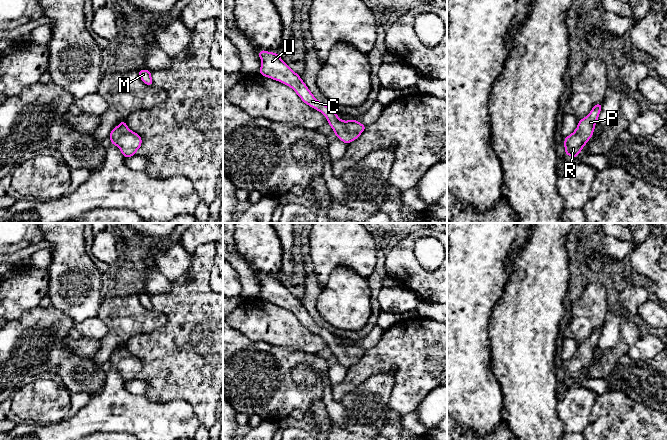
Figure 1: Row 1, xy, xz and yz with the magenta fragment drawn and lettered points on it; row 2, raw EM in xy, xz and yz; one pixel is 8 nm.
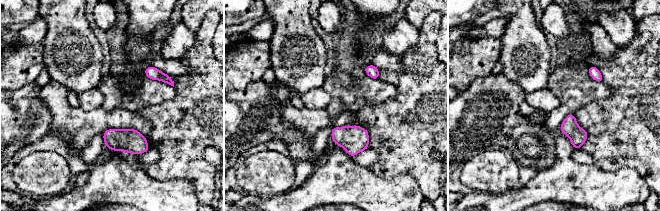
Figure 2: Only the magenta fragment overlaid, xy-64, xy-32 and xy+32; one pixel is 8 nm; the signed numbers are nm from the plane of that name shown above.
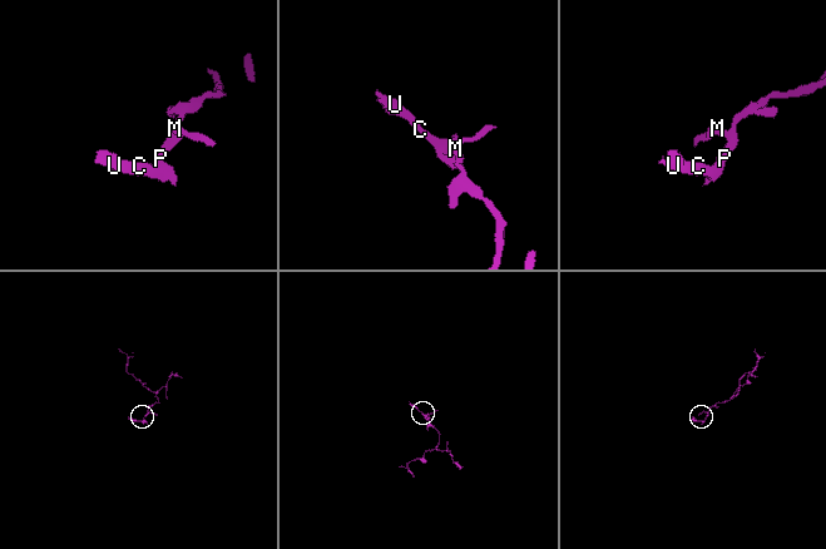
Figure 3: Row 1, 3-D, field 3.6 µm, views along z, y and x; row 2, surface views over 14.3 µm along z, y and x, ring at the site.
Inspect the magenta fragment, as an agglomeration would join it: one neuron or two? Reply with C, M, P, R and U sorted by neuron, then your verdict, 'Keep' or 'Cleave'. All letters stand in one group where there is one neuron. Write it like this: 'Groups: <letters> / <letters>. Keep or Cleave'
Groups: C M P R U. Keep

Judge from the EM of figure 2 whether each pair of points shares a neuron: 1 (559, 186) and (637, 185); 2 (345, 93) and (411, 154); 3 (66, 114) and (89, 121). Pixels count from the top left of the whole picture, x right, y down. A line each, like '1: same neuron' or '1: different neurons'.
1: same neuron
2: different neurons
3: same neuron

